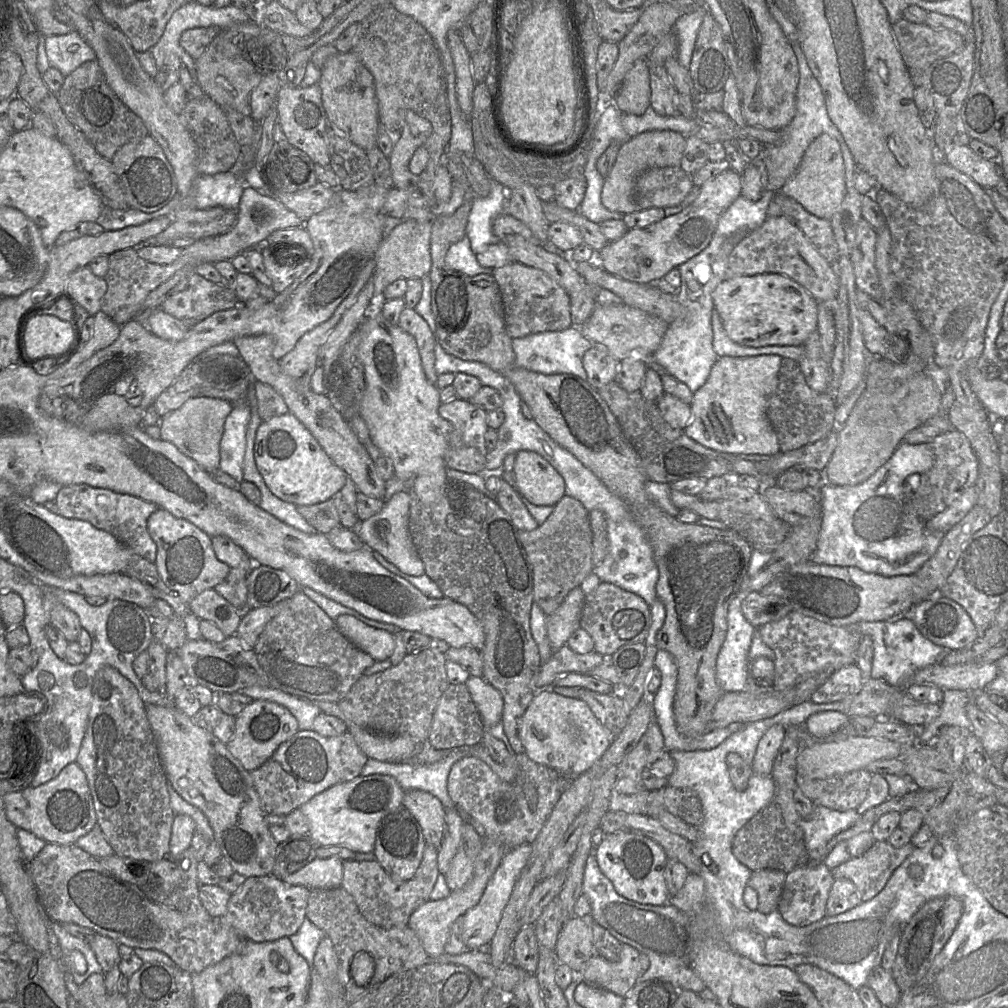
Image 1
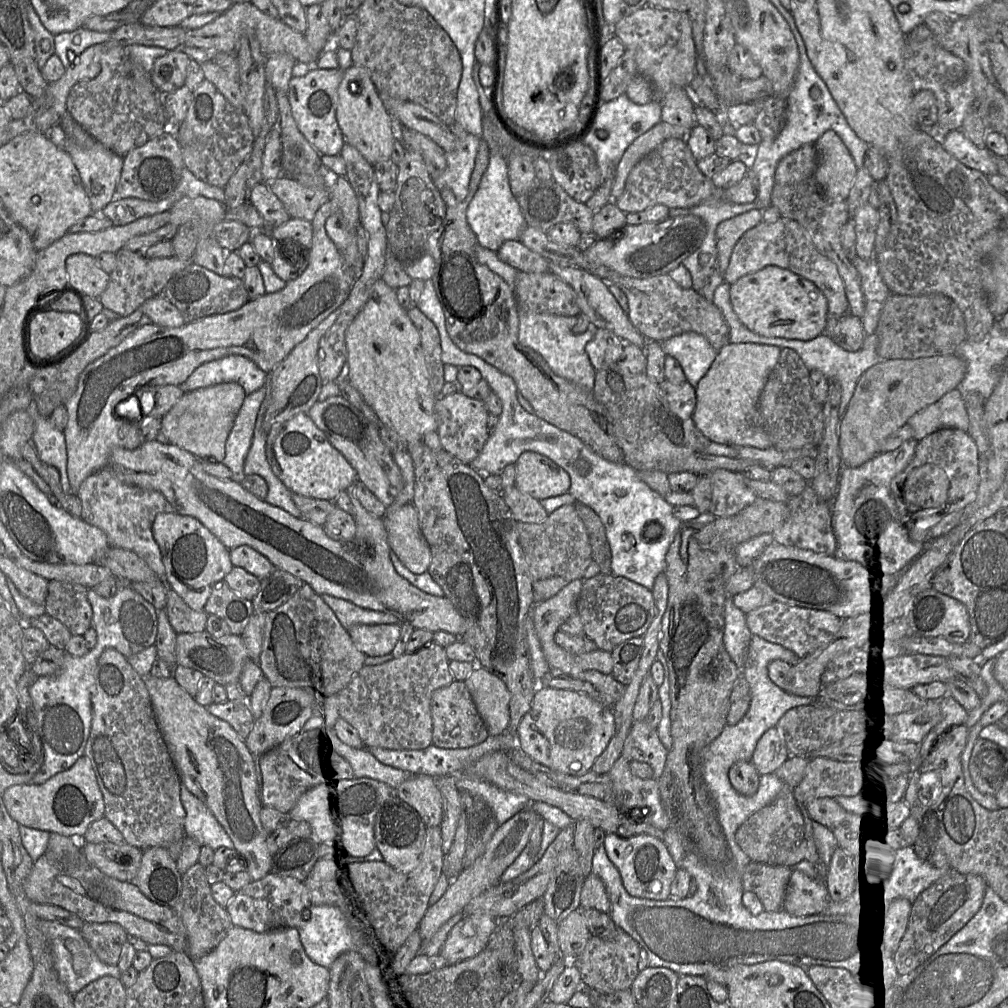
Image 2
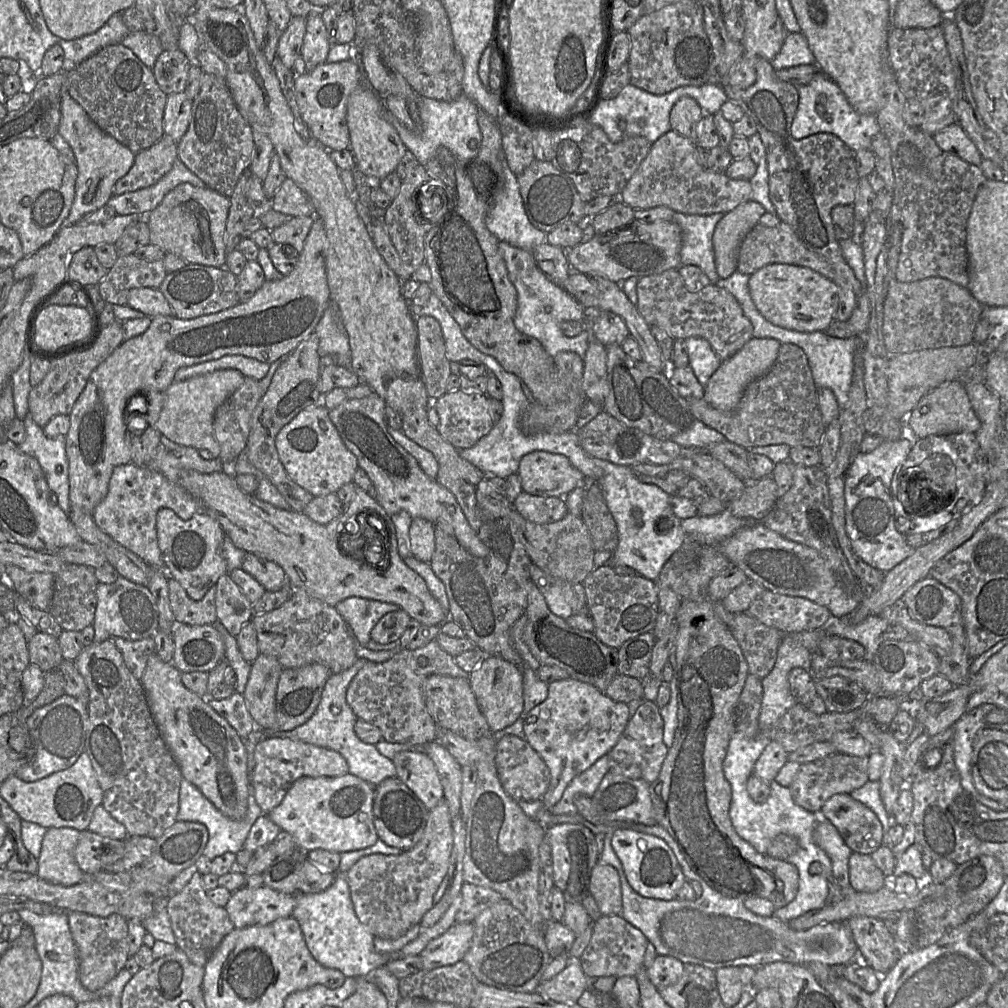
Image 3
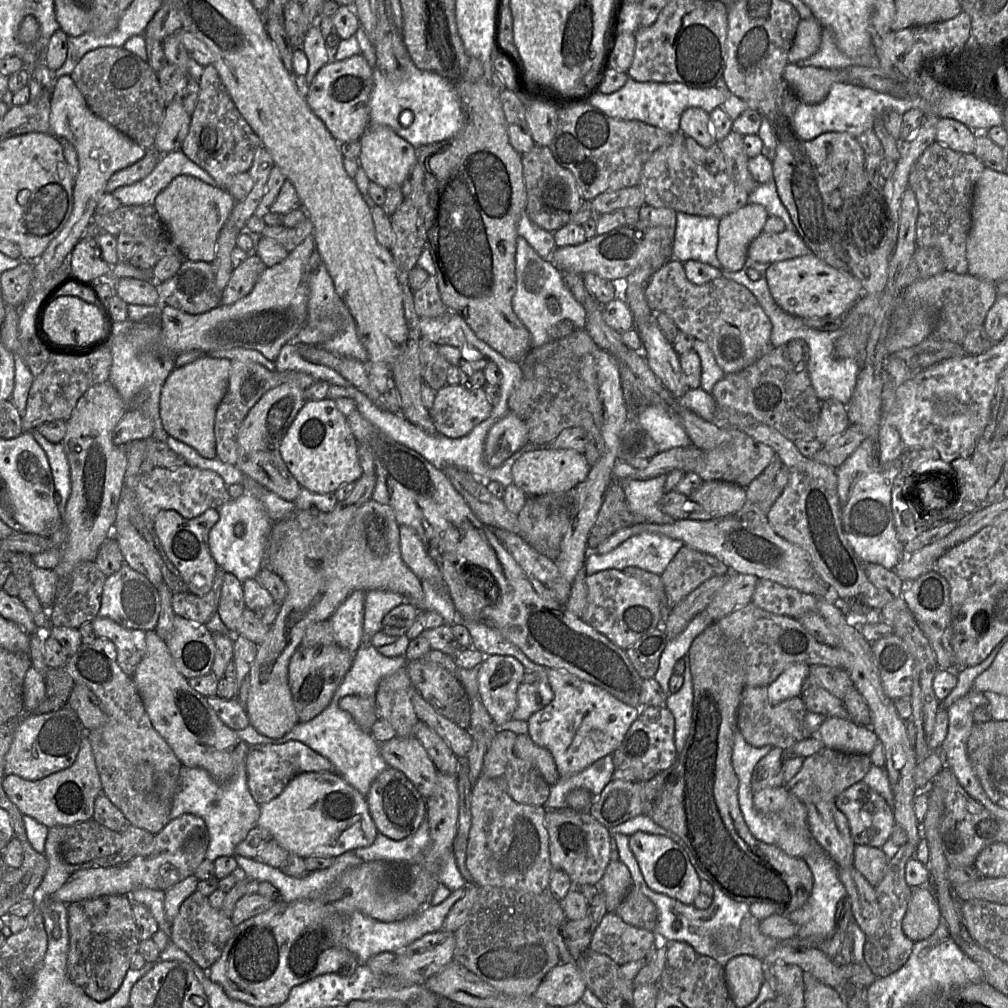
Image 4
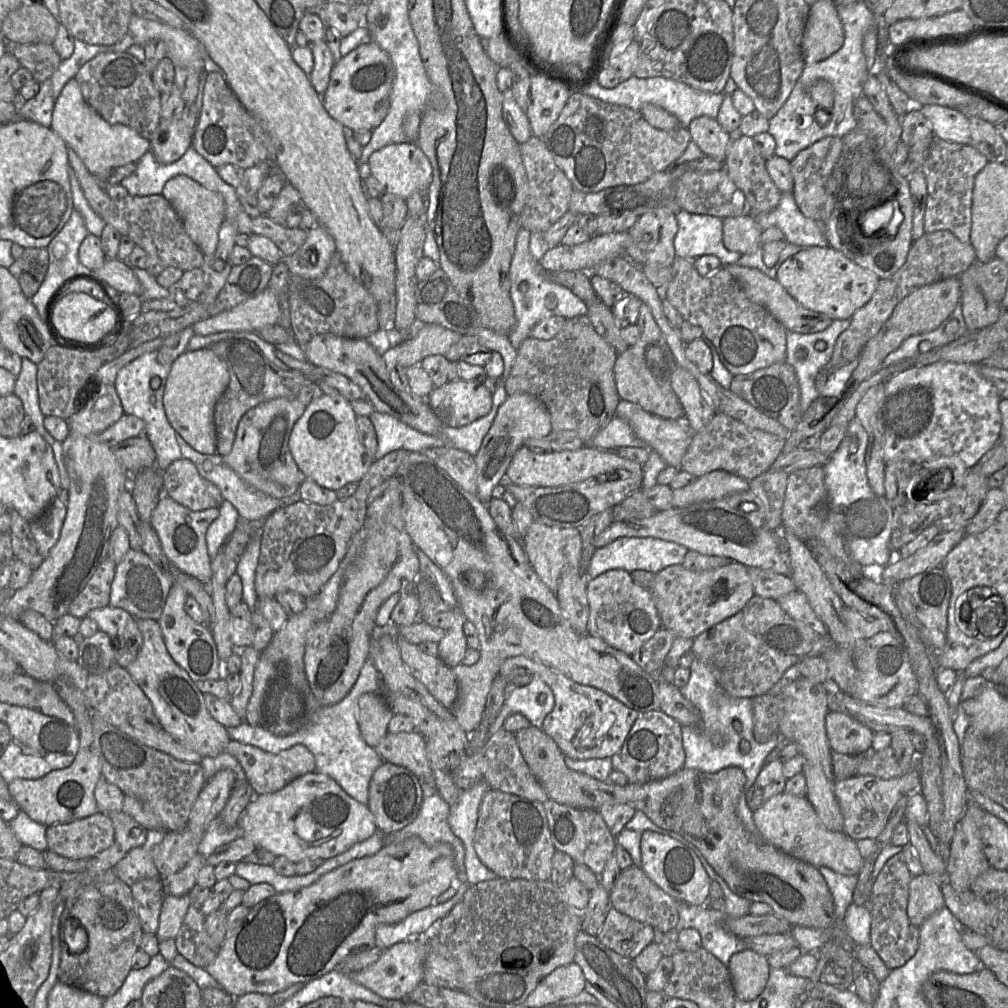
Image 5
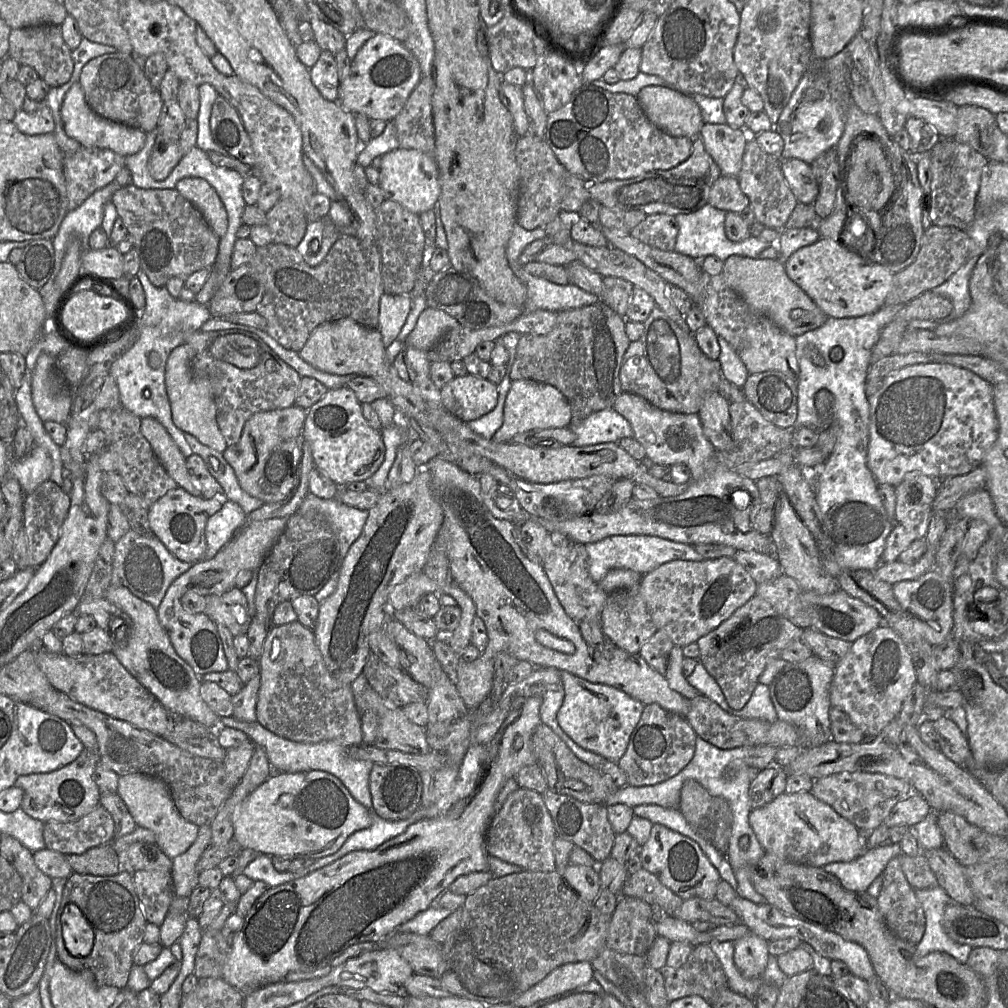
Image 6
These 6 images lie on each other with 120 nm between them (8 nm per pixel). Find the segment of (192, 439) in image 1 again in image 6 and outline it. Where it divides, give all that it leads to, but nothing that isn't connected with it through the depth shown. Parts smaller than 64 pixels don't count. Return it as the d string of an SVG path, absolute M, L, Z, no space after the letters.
M183 343L170 354L165 372L165 385L170 403L172 421L182 432L193 435L209 448L223 453L228 447L217 424L216 403L212 382L192 369L193 349Z

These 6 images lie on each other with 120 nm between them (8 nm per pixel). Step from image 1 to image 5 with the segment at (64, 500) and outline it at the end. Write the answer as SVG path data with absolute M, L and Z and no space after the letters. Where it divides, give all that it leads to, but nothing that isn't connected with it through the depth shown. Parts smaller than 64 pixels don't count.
M185 458L172 462L162 472L162 490L160 491L160 498L161 496L169 496L192 511L219 508L224 501L219 488L209 480L203 478L194 463Z

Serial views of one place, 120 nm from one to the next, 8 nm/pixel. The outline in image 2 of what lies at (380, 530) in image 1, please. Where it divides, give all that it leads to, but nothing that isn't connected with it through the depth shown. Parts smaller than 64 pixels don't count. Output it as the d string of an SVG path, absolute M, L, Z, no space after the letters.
M412 502L406 503L389 516L383 517L391 550L413 573L428 571L431 550L419 524L418 511Z

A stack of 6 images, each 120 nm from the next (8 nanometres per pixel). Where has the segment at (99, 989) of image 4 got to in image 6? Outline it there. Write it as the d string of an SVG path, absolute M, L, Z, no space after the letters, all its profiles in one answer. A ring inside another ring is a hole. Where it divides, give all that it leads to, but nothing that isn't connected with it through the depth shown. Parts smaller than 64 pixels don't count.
M122 871L110 876L96 876L73 872L64 881L62 901L56 917L57 959L73 971L89 970L93 973L99 986L115 986L124 989L134 965L134 954L143 942L146 923L134 889L132 874ZM69 903L74 903L81 909L84 918L94 932L92 950L84 957L73 956L63 943L60 921L64 909Z

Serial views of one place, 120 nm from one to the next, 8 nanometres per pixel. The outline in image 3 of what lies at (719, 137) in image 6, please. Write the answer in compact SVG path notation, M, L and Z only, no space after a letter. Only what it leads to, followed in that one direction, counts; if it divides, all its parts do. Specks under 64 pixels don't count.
M682 97L674 104L670 111L670 127L695 143L697 127L702 122L704 116L703 109L695 99Z

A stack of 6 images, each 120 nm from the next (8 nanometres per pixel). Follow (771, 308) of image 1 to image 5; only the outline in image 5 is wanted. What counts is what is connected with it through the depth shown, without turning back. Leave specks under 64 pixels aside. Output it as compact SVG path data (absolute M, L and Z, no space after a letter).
M831 246L802 249L780 265L775 279L802 306L833 320L850 319L871 299L880 281L875 273L857 265Z

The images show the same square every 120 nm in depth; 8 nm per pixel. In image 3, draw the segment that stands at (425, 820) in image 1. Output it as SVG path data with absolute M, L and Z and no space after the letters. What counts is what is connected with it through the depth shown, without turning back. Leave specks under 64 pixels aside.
M401 751L392 759L396 776L432 810L443 799L443 788L436 767L426 752Z

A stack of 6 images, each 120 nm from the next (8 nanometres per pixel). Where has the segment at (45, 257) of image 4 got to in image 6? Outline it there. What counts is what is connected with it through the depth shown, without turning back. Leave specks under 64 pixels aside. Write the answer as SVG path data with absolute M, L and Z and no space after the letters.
M80 82L74 83L66 93L61 118L65 133L85 148L109 149L123 157L138 153L145 145L146 133L137 128L107 120L96 114L87 104Z

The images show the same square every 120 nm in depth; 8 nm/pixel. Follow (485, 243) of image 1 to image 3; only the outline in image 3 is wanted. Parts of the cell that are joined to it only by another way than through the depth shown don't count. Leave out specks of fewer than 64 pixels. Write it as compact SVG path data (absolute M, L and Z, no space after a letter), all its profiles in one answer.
M503 152L503 168L504 168L504 174L505 174L505 184L500 193L496 196L494 199L490 209L487 212L486 218L485 218L485 224L487 229L497 237L497 239L500 242L506 242L509 243L512 246L522 248L524 250L531 251L535 247L546 243L547 233L537 229L529 220L524 205L523 200L519 191L519 184L518 184L518 178L517 176L511 172L511 170L508 168L507 163L504 158L504 152Z

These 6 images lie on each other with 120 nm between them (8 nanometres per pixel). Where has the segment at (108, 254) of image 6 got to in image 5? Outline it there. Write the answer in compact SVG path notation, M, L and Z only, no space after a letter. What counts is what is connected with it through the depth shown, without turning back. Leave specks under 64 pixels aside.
M106 259L104 265L93 273L120 292L141 296L141 283L126 261Z

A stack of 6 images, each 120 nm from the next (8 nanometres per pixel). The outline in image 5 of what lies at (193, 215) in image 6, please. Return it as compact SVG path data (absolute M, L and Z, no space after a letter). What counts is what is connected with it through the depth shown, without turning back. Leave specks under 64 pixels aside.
M68 147L70 167L75 171L84 197L93 212L106 225L113 226L122 236L134 241L148 255L147 271L156 277L168 267L174 267L183 272L194 268L201 268L205 256L199 247L191 240L185 231L184 225L171 204L160 195L132 196L127 195L119 200L111 199L101 187L98 179L91 175L76 152Z

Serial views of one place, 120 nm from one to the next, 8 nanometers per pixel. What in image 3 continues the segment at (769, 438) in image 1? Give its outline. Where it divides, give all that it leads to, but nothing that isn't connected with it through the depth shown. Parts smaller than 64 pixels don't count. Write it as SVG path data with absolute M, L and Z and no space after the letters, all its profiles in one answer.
M752 338L731 357L722 360L719 368L704 387L703 398L718 410L735 409L746 387L755 379L766 374L777 359L781 343L773 338Z

